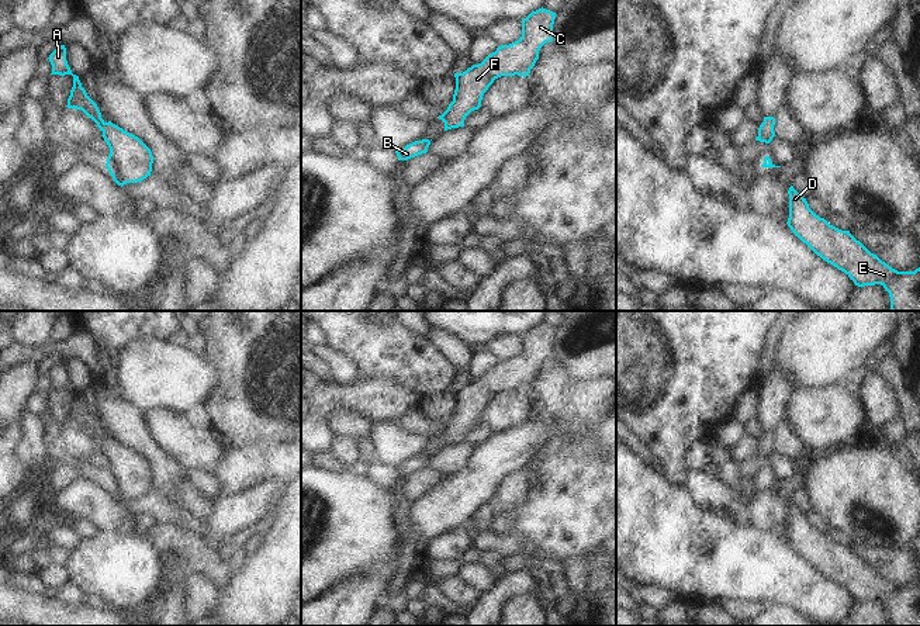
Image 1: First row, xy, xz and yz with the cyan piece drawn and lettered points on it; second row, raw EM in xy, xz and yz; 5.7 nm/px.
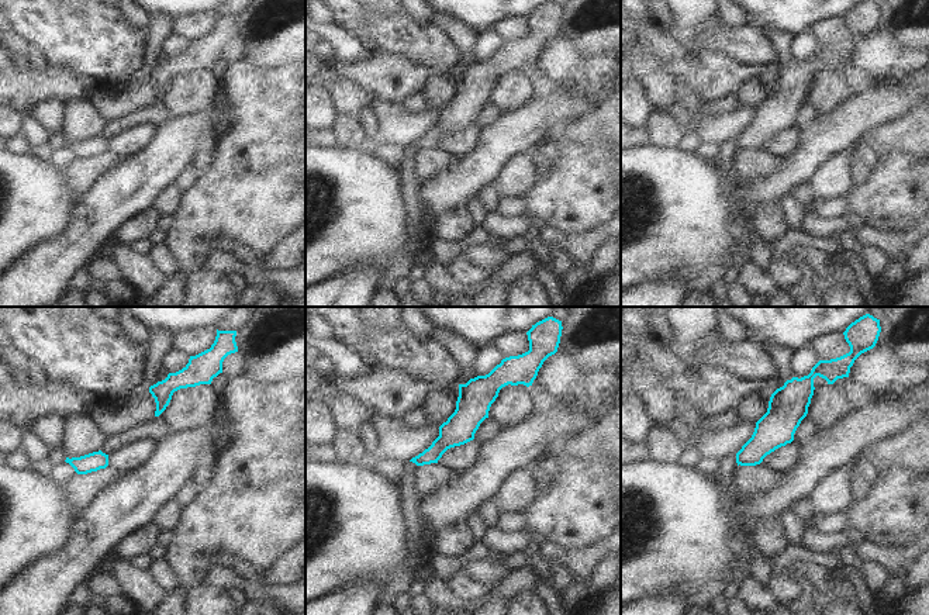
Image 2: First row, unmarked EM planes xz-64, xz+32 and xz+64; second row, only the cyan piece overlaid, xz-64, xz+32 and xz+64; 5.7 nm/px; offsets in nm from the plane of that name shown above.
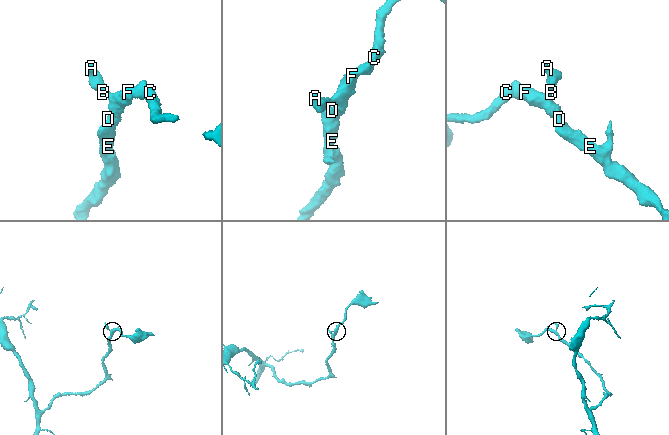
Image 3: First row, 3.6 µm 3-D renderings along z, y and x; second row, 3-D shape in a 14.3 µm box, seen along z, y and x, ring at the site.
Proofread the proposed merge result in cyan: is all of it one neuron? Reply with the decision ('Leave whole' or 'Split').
Leave whole

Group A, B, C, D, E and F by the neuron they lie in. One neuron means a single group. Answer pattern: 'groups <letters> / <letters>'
groups A B C D E F

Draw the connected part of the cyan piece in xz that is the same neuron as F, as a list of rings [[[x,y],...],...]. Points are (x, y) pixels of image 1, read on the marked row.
[[[546,8],[532,11],[522,20],[522,37],[501,45],[481,63],[473,65],[463,73],[454,73],[456,90],[447,110],[439,115],[445,131],[464,127],[466,117],[481,107],[481,100],[488,87],[501,76],[529,76],[539,59],[539,51],[546,42],[553,41],[556,13]]]

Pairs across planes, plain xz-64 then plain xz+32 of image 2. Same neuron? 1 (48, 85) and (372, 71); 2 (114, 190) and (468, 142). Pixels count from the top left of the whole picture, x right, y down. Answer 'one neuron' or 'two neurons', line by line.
1: one neuron
2: two neurons

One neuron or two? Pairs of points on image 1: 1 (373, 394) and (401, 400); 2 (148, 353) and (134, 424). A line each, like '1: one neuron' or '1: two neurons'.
1: one neuron
2: two neurons

